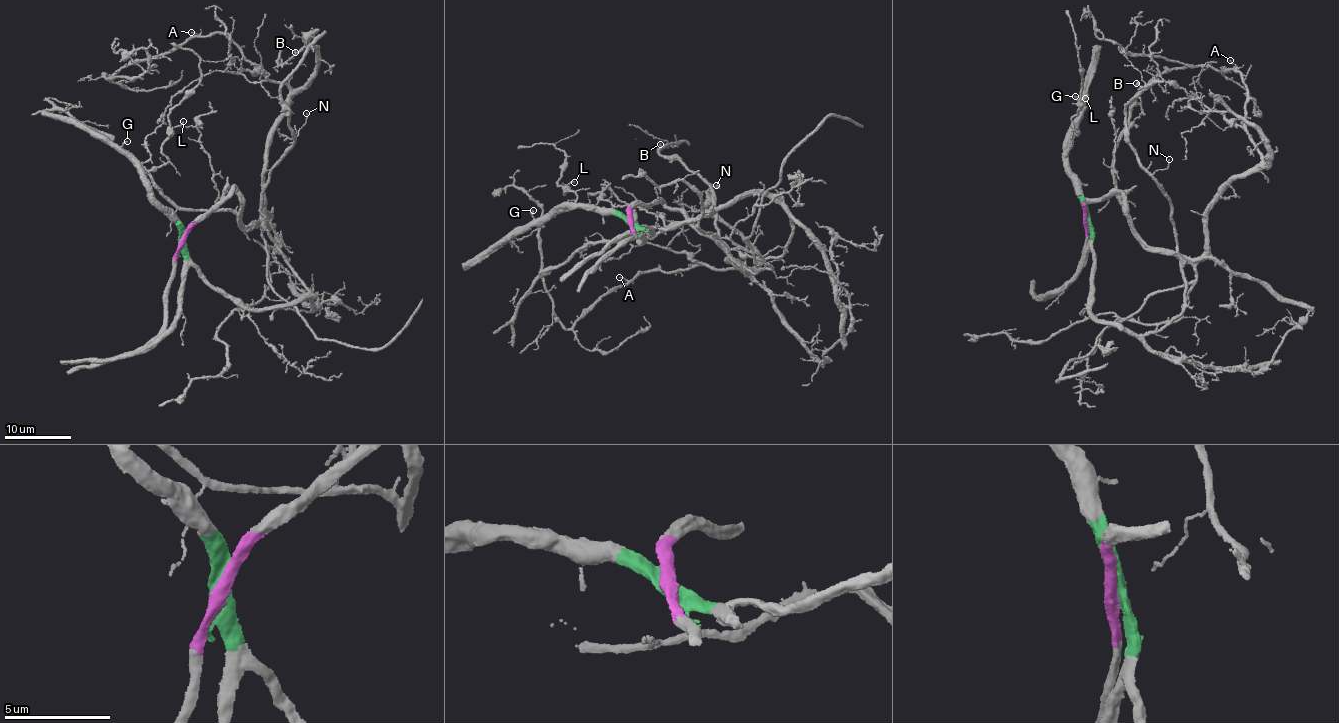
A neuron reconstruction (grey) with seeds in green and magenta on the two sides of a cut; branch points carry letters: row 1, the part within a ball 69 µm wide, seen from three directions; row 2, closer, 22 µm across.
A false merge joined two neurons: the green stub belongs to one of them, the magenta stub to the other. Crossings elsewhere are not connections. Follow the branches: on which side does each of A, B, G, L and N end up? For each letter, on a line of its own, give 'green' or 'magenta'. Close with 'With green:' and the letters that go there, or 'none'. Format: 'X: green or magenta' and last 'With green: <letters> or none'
A: magenta
B: green
G: green
L: green
N: green
With green: B, G, L, N

